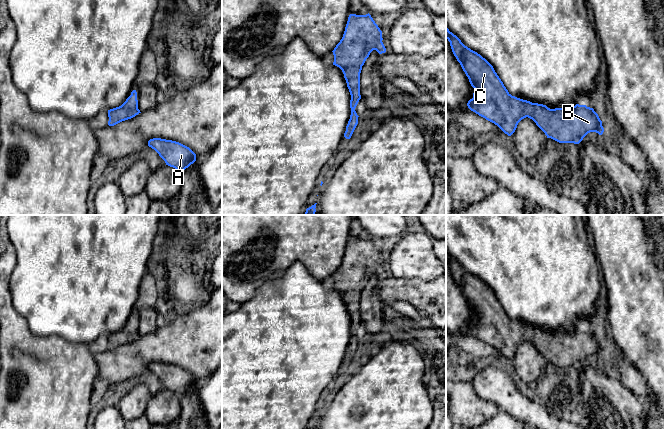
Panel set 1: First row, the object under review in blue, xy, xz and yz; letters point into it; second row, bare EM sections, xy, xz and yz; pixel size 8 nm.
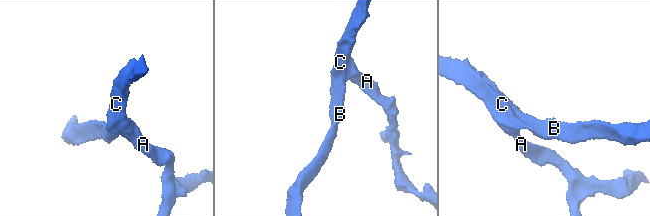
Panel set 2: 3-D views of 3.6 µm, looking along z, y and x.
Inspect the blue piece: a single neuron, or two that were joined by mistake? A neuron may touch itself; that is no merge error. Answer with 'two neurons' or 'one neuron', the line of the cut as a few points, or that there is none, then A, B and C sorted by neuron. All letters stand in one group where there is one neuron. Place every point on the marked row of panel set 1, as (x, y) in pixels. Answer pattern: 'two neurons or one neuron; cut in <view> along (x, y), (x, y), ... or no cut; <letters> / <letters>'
one neuron; no cut; A B C

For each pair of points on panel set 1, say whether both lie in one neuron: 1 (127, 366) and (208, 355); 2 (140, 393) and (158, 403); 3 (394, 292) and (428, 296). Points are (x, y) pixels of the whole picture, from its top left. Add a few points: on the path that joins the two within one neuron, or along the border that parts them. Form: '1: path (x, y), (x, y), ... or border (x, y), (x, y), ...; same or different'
1: path (147, 352), (188, 352); same
2: border (152, 395), (143, 415); different
3: path (402, 292), (417, 292), (420, 294); same

